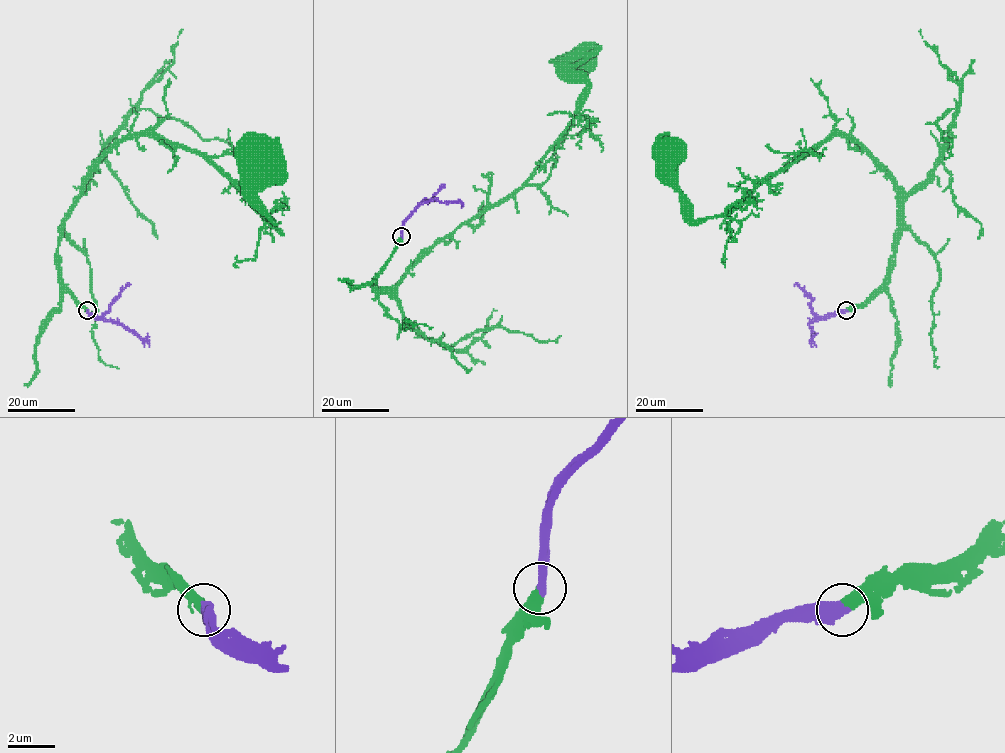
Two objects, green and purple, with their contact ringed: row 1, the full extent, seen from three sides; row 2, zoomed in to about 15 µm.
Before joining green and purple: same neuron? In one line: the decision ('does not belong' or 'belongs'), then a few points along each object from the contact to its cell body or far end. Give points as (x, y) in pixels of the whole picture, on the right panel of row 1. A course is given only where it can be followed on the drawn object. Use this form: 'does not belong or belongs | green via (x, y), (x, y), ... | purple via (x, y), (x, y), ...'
belongs | green via (846, 311), (884, 282), (898, 236), (895, 182), (854, 140), (830, 135), (730, 209), (696, 220), (670, 158) | purple via (846, 311), (819, 316), (809, 324), (812, 328), (812, 342), (816, 346)

